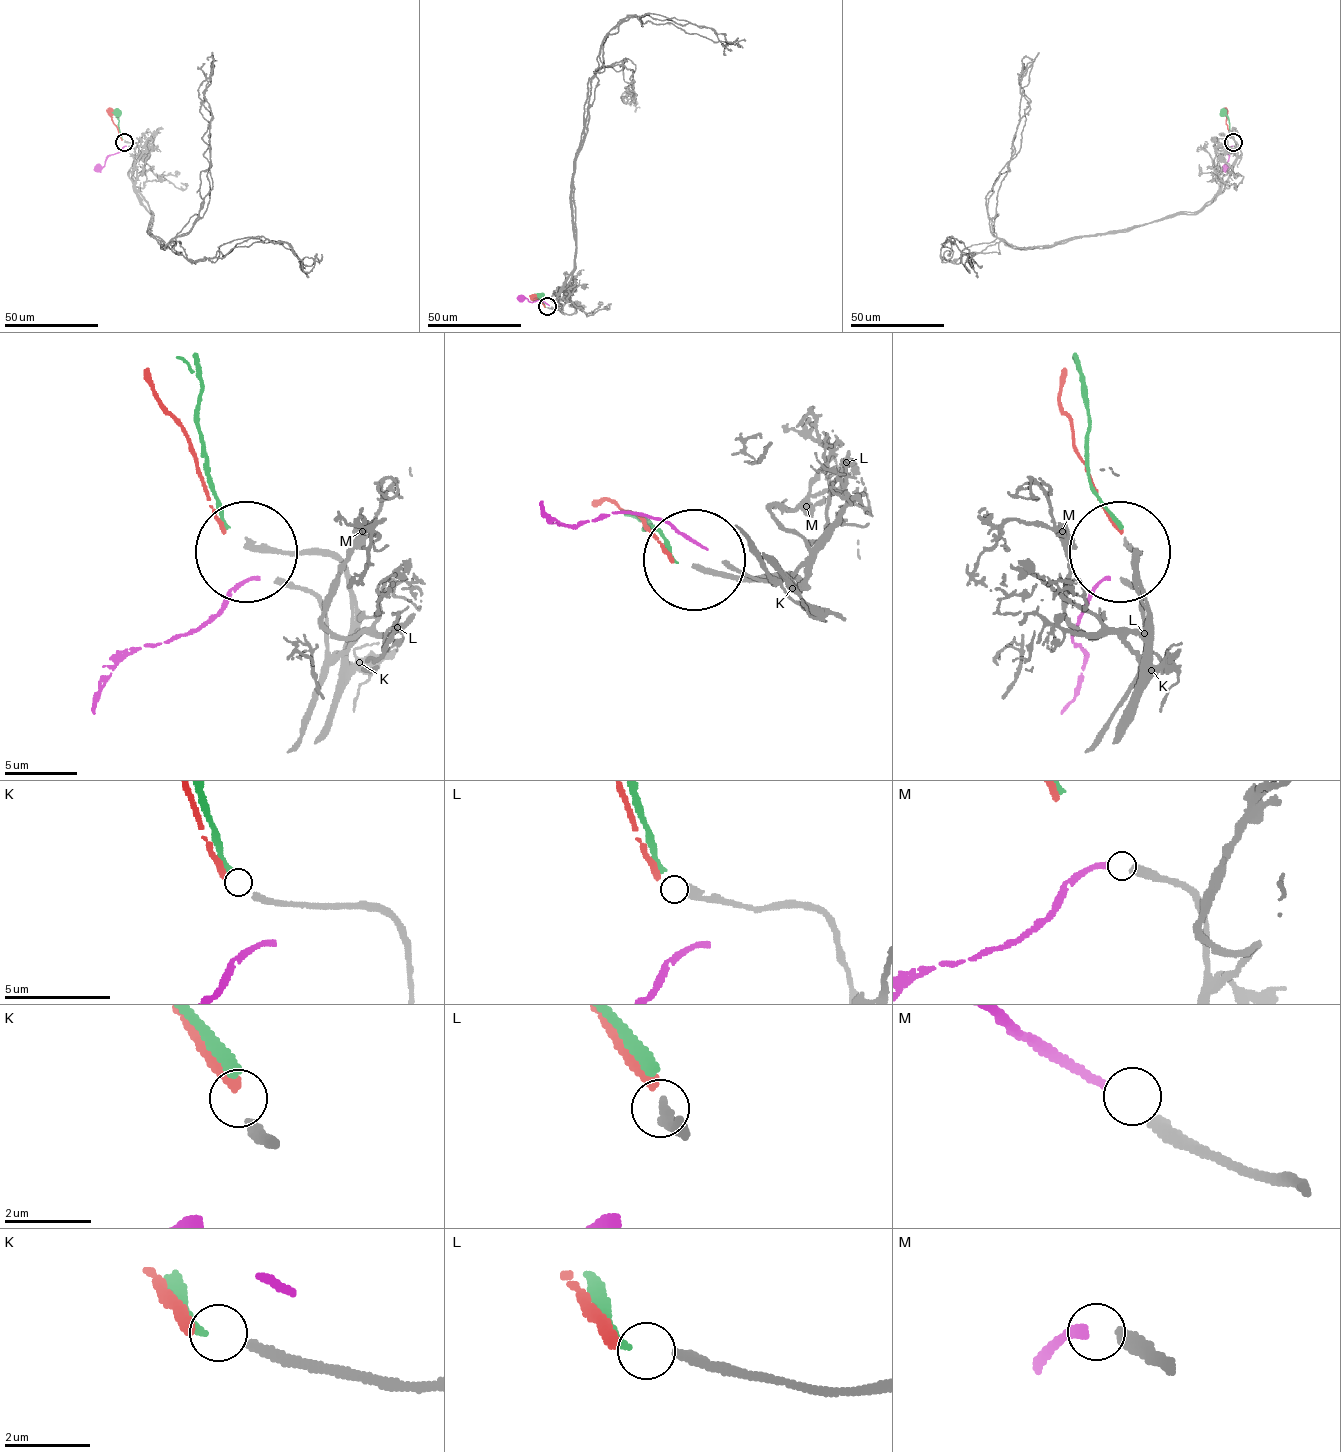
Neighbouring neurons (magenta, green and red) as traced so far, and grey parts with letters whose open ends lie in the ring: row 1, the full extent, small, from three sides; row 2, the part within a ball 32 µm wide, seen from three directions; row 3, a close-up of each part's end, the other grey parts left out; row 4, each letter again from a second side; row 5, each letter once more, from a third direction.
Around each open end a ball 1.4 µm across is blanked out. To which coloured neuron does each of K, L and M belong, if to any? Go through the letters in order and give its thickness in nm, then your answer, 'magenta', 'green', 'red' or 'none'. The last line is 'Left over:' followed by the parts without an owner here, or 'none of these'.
K: 240 nm | red
L: 260 nm | none
M: 340 nm | magenta
Left over: L

